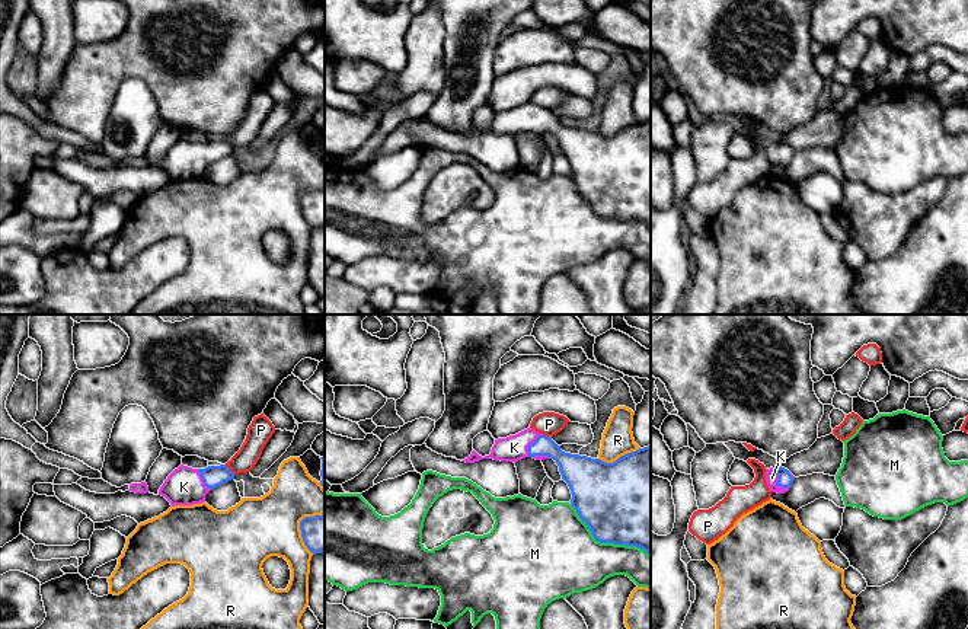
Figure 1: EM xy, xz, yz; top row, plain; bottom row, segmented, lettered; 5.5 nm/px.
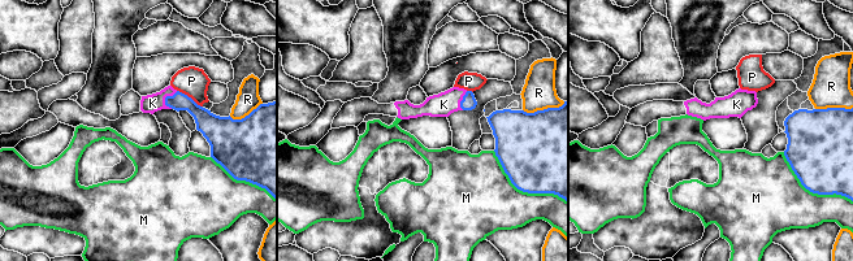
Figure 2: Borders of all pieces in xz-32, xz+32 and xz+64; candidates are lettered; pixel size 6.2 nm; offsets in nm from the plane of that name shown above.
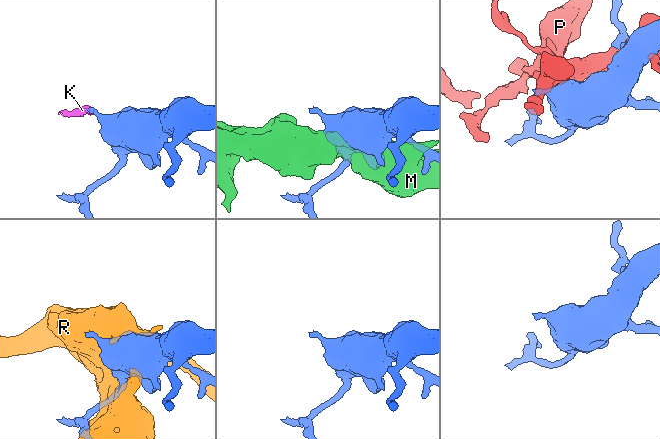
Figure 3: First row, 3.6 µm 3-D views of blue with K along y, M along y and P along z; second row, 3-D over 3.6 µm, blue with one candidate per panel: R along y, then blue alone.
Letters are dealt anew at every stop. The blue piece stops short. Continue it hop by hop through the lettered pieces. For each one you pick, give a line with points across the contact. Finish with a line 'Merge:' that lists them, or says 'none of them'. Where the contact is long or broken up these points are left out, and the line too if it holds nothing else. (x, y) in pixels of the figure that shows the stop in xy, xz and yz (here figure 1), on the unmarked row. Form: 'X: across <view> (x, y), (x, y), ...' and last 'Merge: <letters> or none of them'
K: across yz (785, 152), (778, 156), (772, 152)
Merge: K

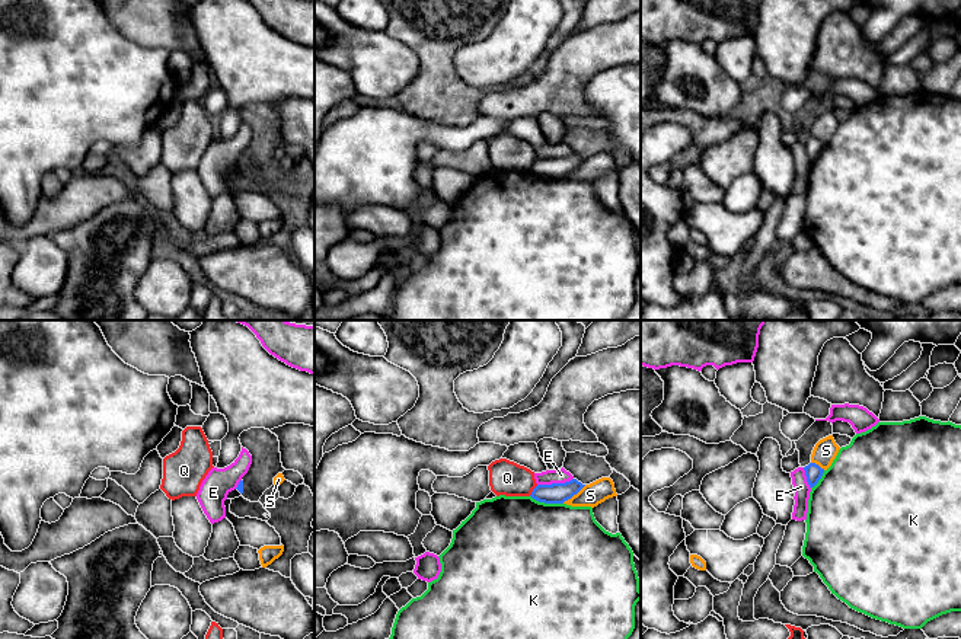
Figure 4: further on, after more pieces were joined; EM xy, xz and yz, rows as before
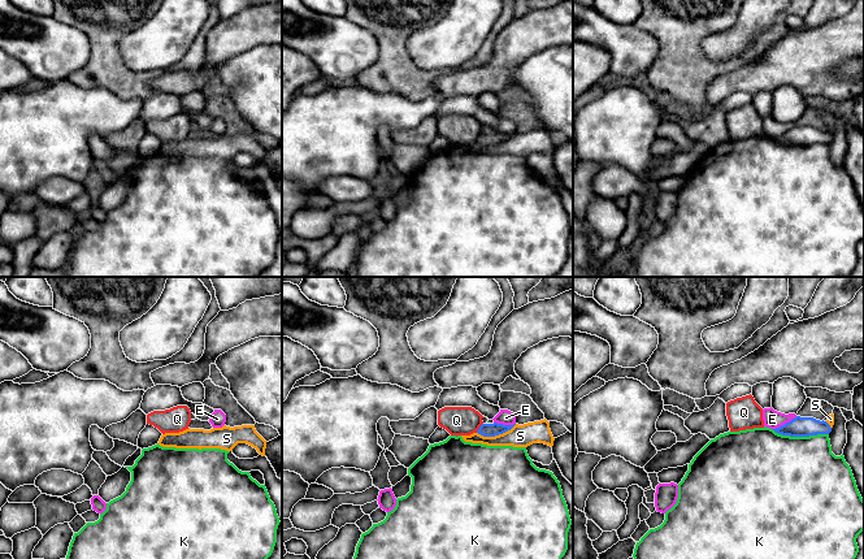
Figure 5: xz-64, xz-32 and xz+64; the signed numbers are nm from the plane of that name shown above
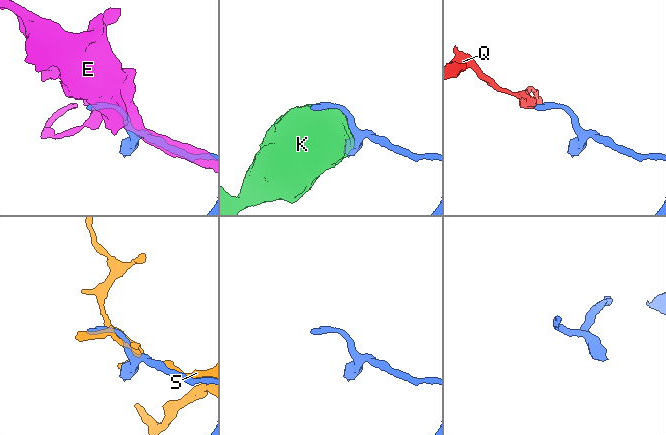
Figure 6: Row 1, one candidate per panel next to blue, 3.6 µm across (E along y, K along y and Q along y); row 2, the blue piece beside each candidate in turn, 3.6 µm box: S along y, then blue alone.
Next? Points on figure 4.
Merge: none of them

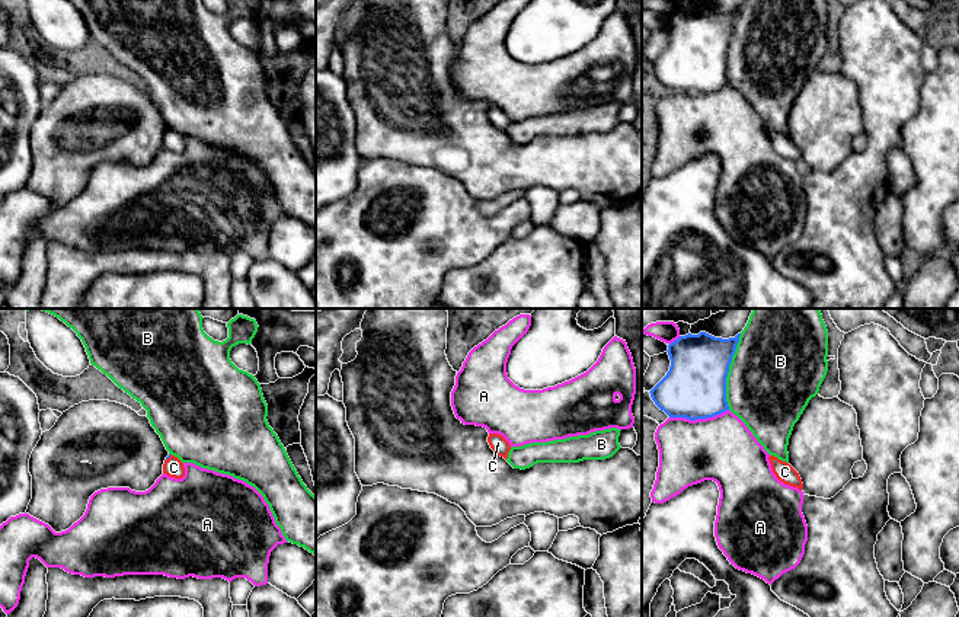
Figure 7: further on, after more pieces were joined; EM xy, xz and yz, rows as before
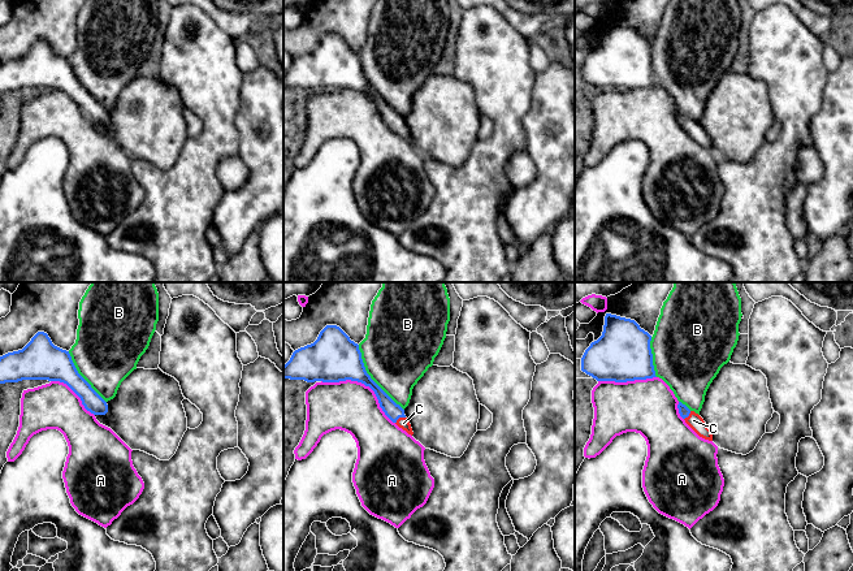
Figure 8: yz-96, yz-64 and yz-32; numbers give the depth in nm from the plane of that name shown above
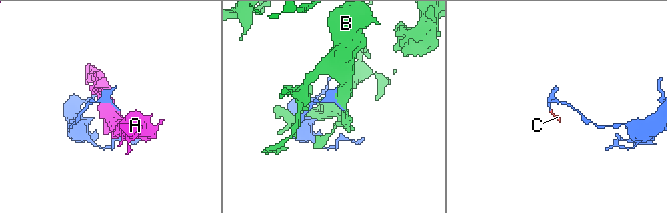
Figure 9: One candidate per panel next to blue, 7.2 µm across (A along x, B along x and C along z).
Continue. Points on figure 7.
C: across xy (169, 128), (169, 130), (173, 141)
Merge: C

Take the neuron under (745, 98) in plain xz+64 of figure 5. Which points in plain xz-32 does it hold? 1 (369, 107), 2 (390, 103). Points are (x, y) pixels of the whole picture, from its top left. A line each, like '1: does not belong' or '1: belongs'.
1: belongs
2: belongs

